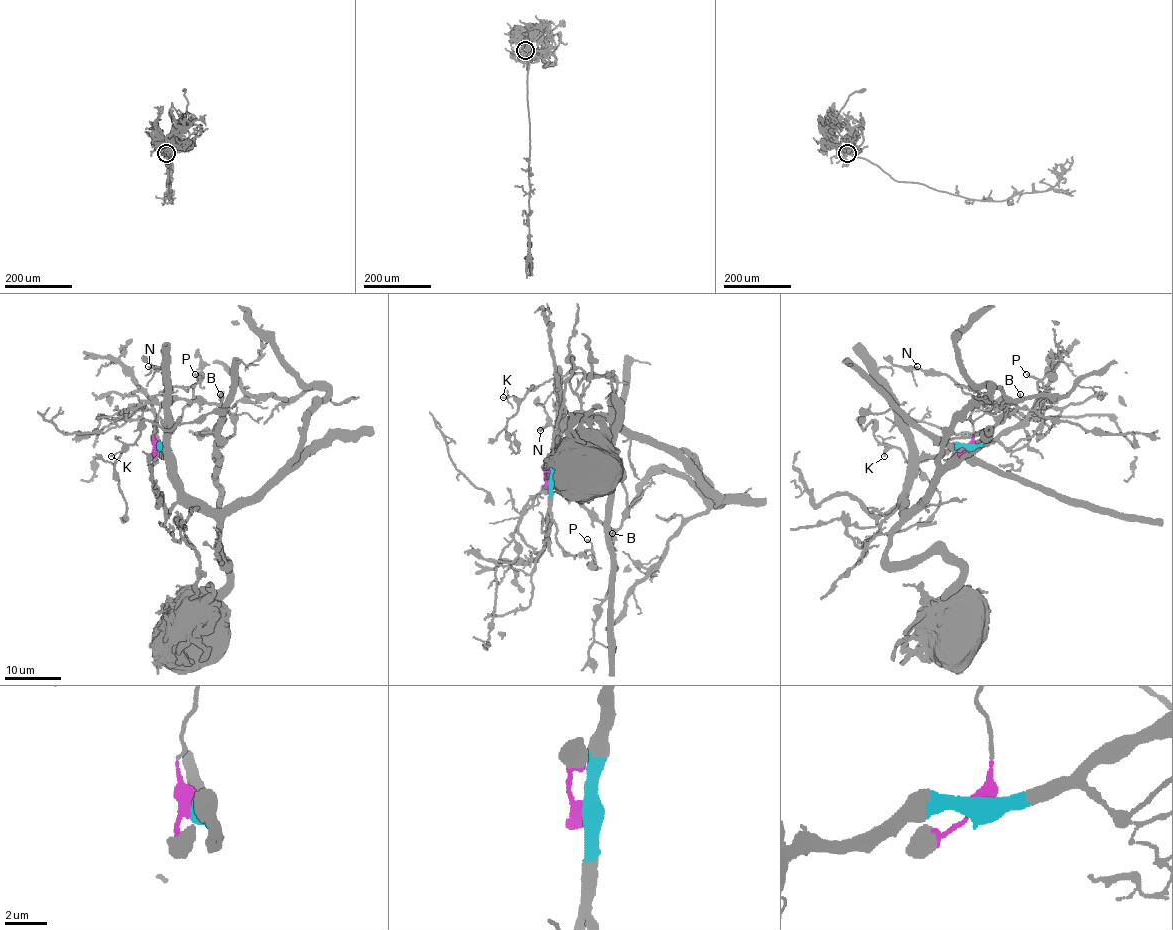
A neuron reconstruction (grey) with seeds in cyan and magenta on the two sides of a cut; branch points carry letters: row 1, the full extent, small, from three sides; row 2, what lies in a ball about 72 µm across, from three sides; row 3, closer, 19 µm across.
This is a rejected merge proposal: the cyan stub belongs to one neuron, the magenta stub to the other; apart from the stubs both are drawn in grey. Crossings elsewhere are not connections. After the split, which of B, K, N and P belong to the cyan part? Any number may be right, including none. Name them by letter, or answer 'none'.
P

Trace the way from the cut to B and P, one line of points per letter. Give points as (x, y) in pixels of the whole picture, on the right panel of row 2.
B: (969, 447), (973, 436), (969, 415), (976, 402), (980, 398), (1015, 404), (1021, 394)
P: (969, 447), (1000, 441), (1009, 447), (1033, 434), (1043, 418), (1041, 397), (1037, 380), (1026, 374)

